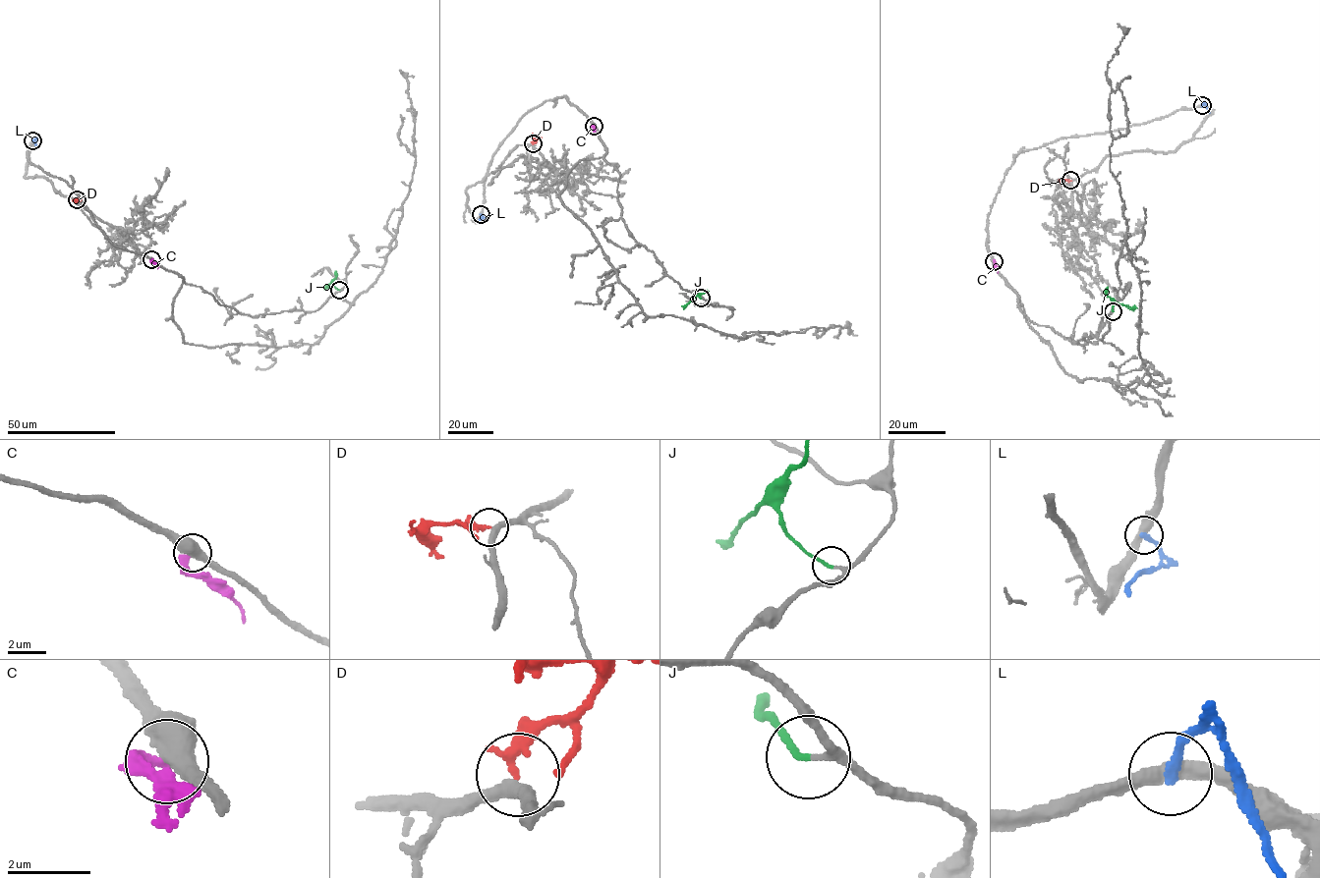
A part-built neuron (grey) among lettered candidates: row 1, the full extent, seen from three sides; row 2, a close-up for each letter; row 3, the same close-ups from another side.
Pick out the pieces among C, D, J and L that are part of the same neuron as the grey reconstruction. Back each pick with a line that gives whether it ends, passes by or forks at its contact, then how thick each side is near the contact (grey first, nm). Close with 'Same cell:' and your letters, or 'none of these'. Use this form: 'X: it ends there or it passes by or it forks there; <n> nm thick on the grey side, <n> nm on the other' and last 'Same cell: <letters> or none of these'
J: it ends there; 170 nm thick on the grey side, 150 nm on the other
Same cell: J

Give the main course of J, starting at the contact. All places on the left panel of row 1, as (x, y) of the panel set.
J: (339, 290), (331, 283), (326, 287)

